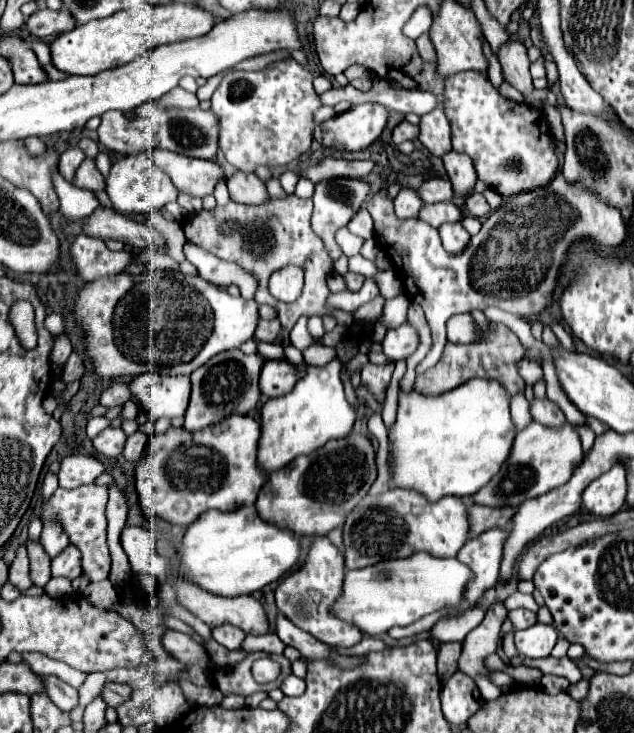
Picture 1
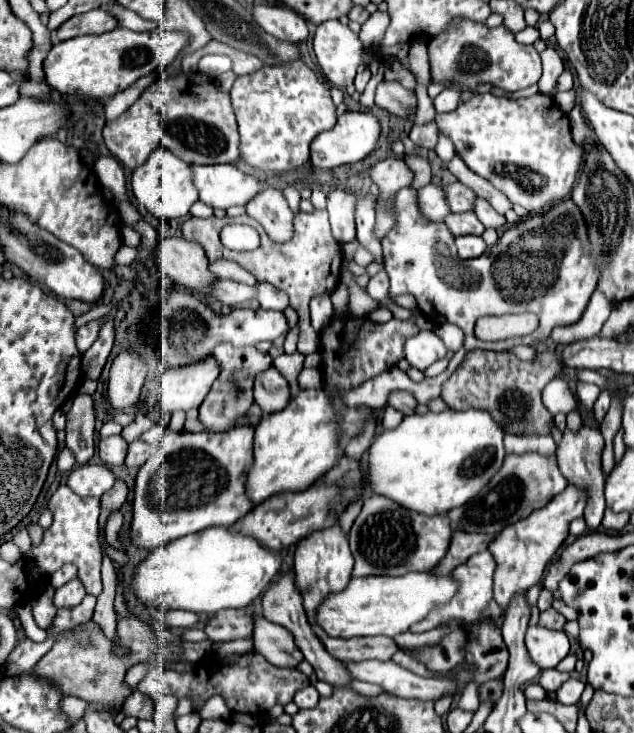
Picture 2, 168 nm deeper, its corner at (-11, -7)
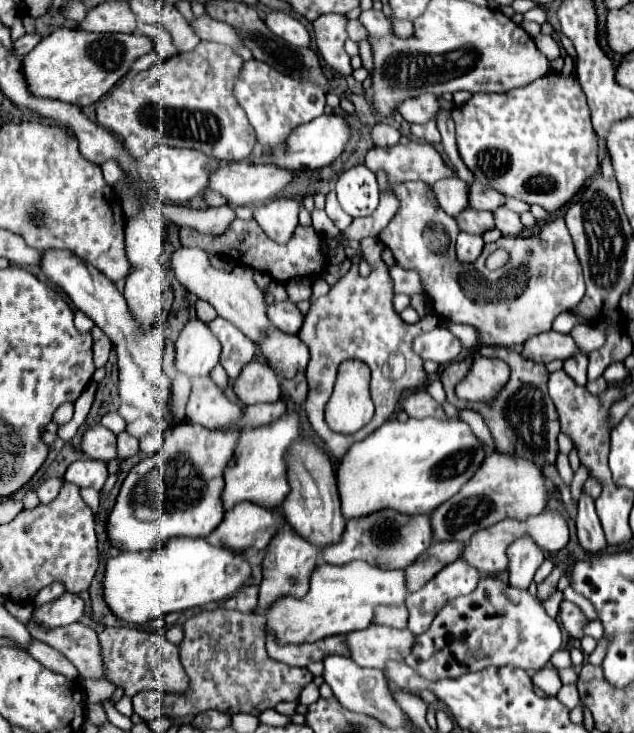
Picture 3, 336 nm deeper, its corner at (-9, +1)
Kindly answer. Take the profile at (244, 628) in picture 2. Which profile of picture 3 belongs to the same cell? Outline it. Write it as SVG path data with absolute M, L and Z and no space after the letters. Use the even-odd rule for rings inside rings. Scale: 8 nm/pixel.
M245 586L239 594L231 596L221 604L221 608L227 610L239 610L239 612L255 612L257 610L257 586Z

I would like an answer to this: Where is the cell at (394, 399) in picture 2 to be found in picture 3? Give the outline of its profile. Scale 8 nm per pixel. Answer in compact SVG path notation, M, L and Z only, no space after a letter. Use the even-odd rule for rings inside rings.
M413 390L401 400L401 408L413 418L427 418L427 416L445 416L443 408L423 390Z

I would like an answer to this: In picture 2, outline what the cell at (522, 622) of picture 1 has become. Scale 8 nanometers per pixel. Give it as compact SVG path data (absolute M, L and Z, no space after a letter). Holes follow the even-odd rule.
M549 608L545 612L541 612L541 618L539 618L539 624L545 626L545 628L551 628L551 630L563 630L565 626L565 616L561 616L557 610Z

